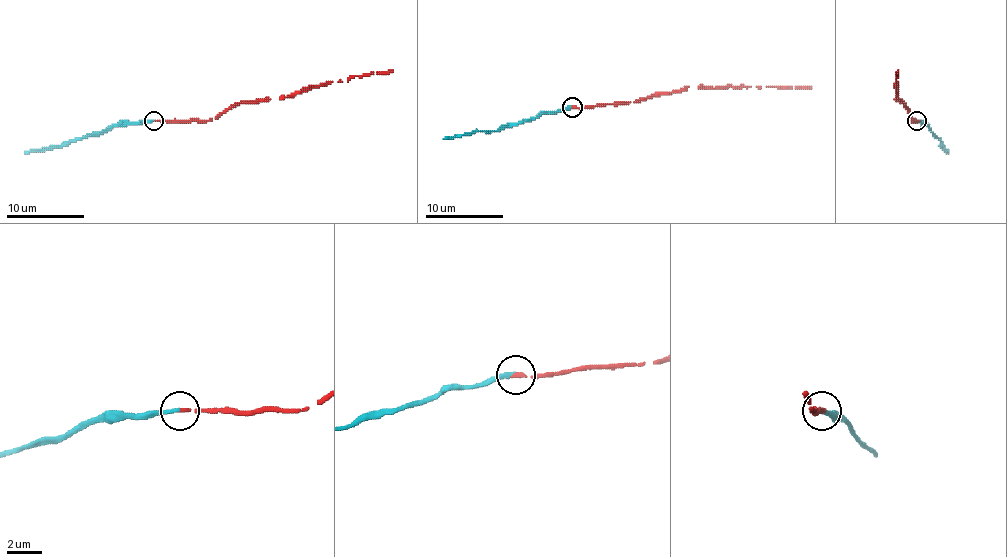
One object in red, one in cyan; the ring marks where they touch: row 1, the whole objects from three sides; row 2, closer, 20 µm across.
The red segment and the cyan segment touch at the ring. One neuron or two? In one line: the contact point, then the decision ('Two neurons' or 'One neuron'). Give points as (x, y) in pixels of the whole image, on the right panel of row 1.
Place: (917, 121). One neuron

